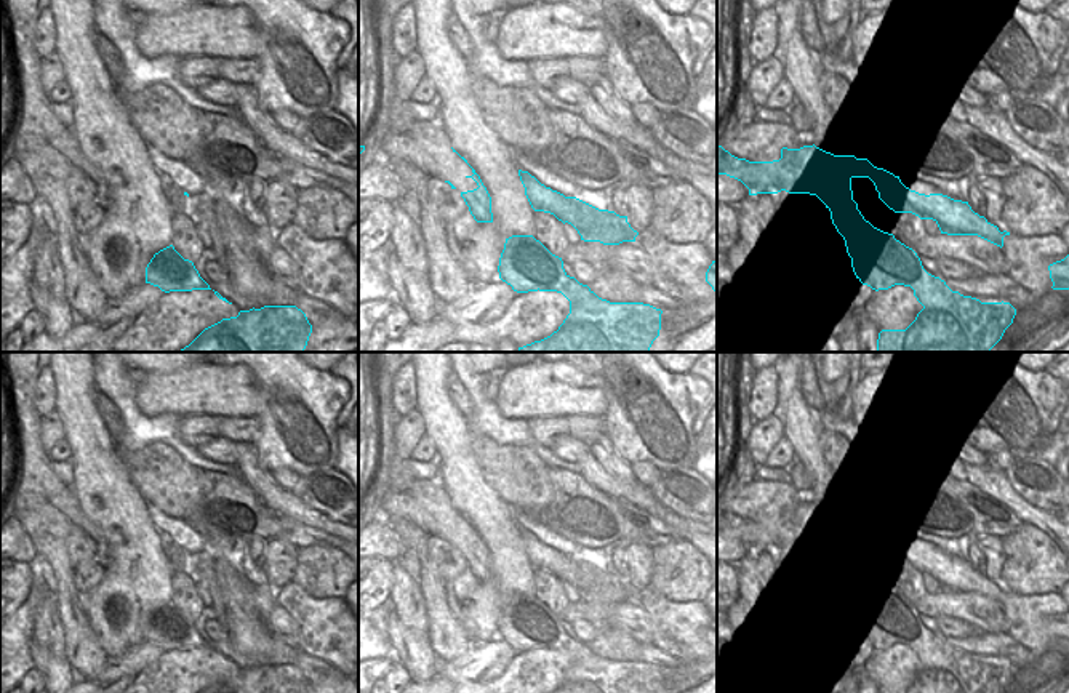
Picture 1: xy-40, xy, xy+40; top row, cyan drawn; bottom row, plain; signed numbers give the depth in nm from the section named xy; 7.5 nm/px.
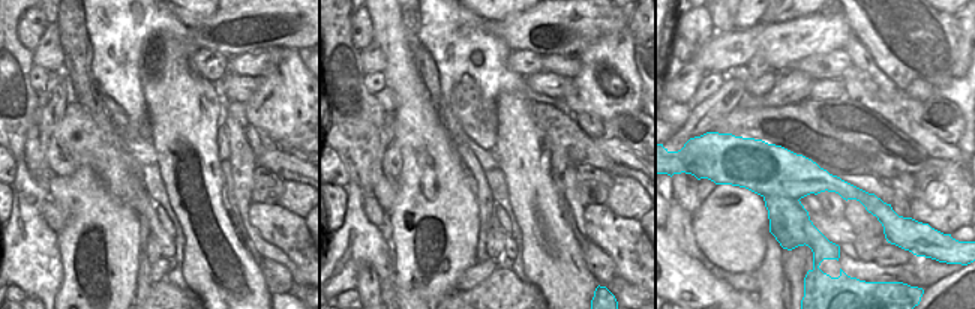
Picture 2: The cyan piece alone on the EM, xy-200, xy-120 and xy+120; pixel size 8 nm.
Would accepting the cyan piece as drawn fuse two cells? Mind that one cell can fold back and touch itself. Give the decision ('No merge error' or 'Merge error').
Merge error

